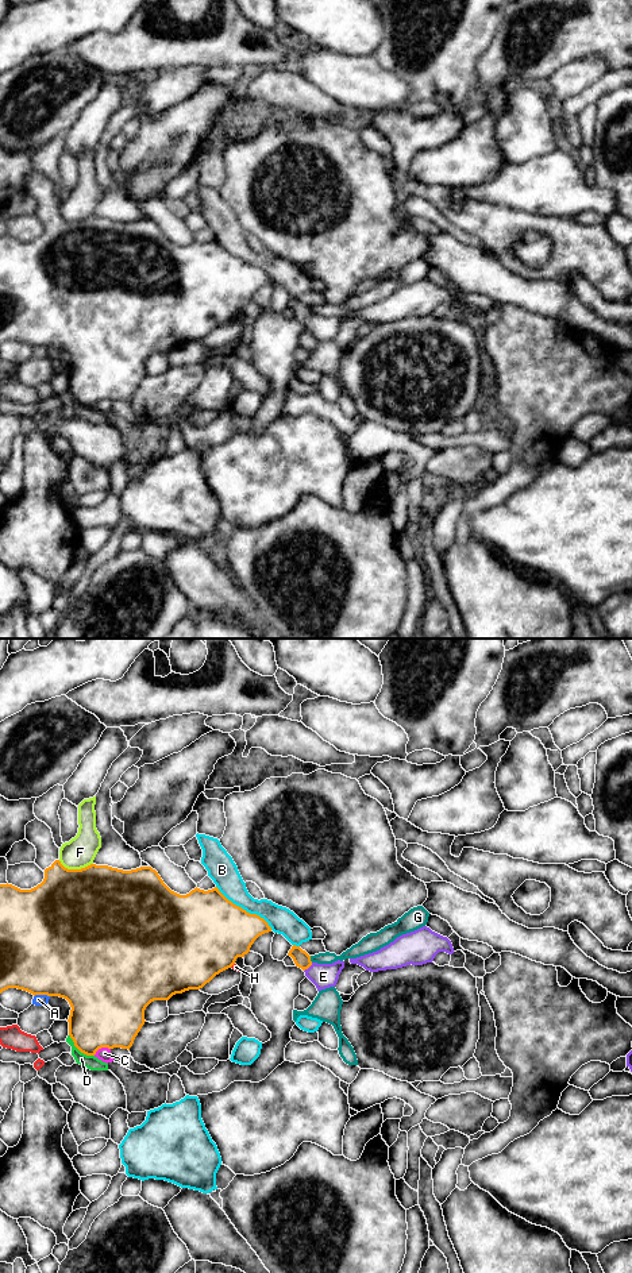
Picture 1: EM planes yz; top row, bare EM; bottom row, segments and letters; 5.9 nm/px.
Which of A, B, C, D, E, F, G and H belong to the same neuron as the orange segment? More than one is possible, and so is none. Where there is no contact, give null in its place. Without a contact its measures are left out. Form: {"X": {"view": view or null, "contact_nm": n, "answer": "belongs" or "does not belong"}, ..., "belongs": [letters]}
{"A": {"view": "yz", "contact_nm": 100, "answer": "does not belong"}, "B": {"view": "yz", "contact_nm": 420, "answer": "does not belong"}, "C": {"view": "yz", "contact_nm": 110, "answer": "does not belong"}, "D": {"view": "yz", "contact_nm": 200, "answer": "does not belong"}, "E": {"view": "yz", "contact_nm": 80, "answer": "belongs"}, "F": {"view": "yz", "contact_nm": 200, "answer": "does not belong"}, "G": {"view": "yz", "contact_nm": 40, "answer": "does not belong"}, "H": {"view": "yz", "contact_nm": 40, "answer": "does not belong"}, "belongs": ["E"]}

